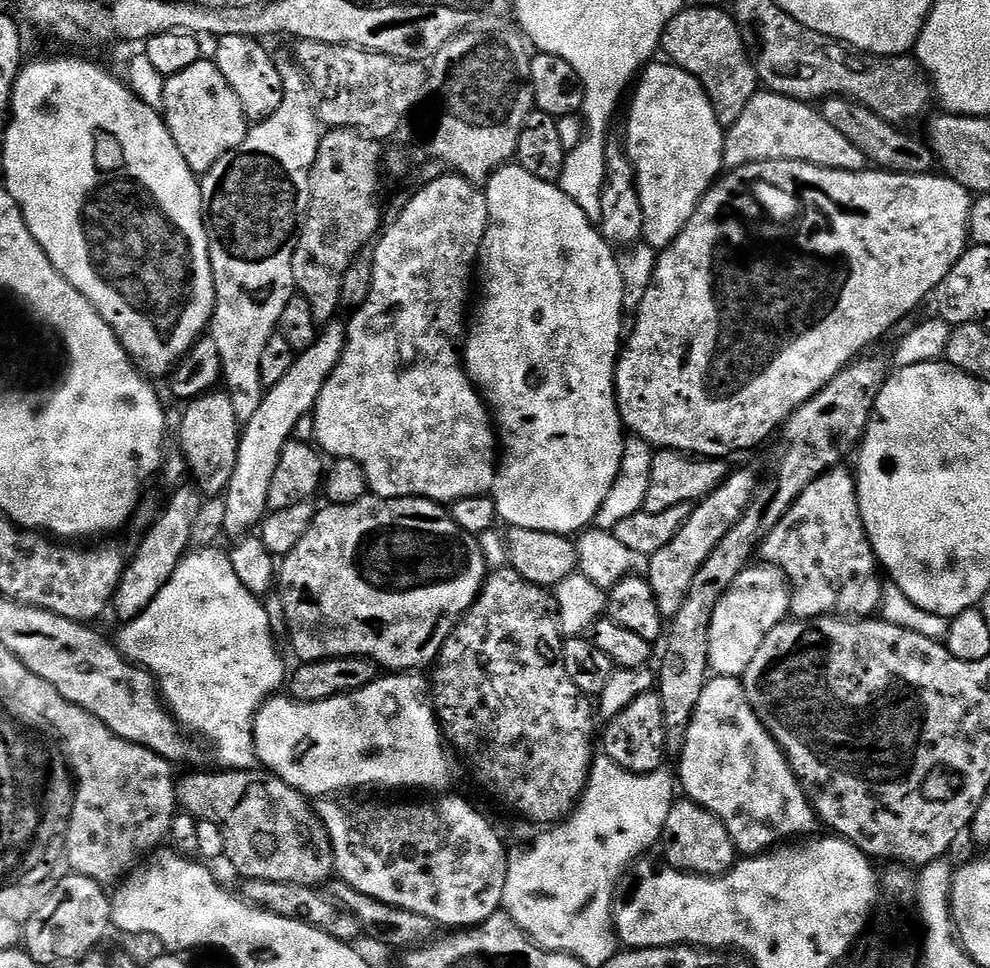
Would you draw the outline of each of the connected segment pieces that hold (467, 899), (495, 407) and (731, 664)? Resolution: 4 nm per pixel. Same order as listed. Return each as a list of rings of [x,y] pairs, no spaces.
[[[333,794],[326,796],[320,799],[317,799],[314,804],[314,811],[317,816],[320,817],[322,826],[326,830],[326,834],[330,838],[330,846],[332,847],[332,863],[334,865],[334,872],[339,879],[344,880],[349,884],[354,890],[358,890],[362,894],[370,894],[370,898],[378,898],[378,902],[386,902],[390,906],[398,906],[399,908],[405,908],[406,910],[414,910],[414,914],[422,914],[422,918],[430,918],[433,920],[437,926],[444,930],[463,930],[465,928],[474,928],[477,924],[486,922],[491,916],[497,915],[501,911],[502,905],[504,903],[504,887],[506,886],[506,874],[508,873],[508,858],[509,858],[509,849],[504,848],[504,844],[500,841],[500,836],[498,833],[492,829],[492,824],[475,808],[472,804],[467,804],[460,796],[444,796],[448,794],[440,794],[437,800],[428,800],[425,804],[379,804],[376,800],[355,800],[355,795],[352,794]]]
[[[509,162],[503,168],[497,168],[486,181],[486,195],[488,197],[488,228],[484,231],[484,240],[480,243],[480,254],[478,257],[478,280],[480,276],[480,305],[476,308],[476,321],[471,321],[470,327],[467,329],[466,335],[462,341],[462,355],[464,358],[464,369],[468,371],[468,378],[471,380],[476,391],[480,393],[485,404],[488,405],[491,415],[494,417],[494,427],[498,433],[498,467],[496,469],[496,481],[490,493],[492,501],[496,504],[496,514],[501,521],[505,520],[505,525],[513,528],[525,528],[526,530],[542,530],[543,532],[553,532],[554,534],[562,534],[563,536],[572,536],[580,534],[593,523],[595,516],[598,514],[599,507],[606,500],[606,496],[610,493],[611,487],[614,486],[615,480],[619,478],[620,463],[622,462],[622,454],[624,441],[626,439],[626,429],[620,422],[620,411],[616,406],[616,362],[620,359],[622,351],[622,333],[626,328],[626,320],[624,317],[626,311],[623,306],[623,276],[619,272],[619,264],[617,255],[614,253],[613,245],[609,244],[603,236],[600,235],[600,229],[591,220],[590,217],[582,210],[582,206],[578,206],[578,202],[574,202],[574,198],[570,198],[564,193],[559,183],[551,180],[543,180],[542,178],[534,178],[534,174],[526,174],[526,170],[522,170],[520,165],[515,162]]]
[[[763,562],[749,566],[734,578],[710,618],[708,666],[717,676],[743,677],[766,634],[782,620],[789,619],[791,593],[788,580],[779,568]]]

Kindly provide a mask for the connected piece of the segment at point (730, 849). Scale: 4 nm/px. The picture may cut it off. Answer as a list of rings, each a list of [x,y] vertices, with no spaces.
[[[680,798],[666,814],[666,826],[662,837],[663,859],[668,867],[680,872],[693,872],[695,876],[721,876],[738,859],[738,853],[726,826],[710,810],[693,800]]]

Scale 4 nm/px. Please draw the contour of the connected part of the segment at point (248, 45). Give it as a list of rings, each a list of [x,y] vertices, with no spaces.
[[[230,34],[219,37],[215,44],[214,63],[218,66],[218,70],[222,70],[222,78],[226,78],[230,90],[234,90],[234,95],[242,104],[244,115],[249,121],[259,122],[274,114],[274,110],[278,110],[284,97],[282,74],[277,57],[272,57],[255,36]]]

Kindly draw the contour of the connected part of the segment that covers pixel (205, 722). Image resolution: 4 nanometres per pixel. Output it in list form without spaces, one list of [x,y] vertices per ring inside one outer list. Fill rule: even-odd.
[[[200,546],[195,550],[189,551],[180,560],[180,565],[174,570],[174,574],[158,590],[156,597],[146,606],[146,610],[139,612],[132,620],[121,623],[120,633],[114,636],[114,643],[119,649],[121,656],[126,660],[131,660],[133,664],[140,665],[141,668],[150,673],[156,679],[156,687],[160,690],[160,695],[168,709],[175,718],[176,723],[189,733],[195,734],[205,745],[212,747],[212,752],[216,755],[216,760],[221,769],[233,772],[250,772],[257,767],[256,747],[252,745],[252,721],[258,705],[265,698],[279,693],[286,684],[286,668],[280,661],[280,652],[276,649],[278,644],[277,637],[272,636],[266,610],[261,601],[246,586],[242,586],[238,574],[234,574],[234,566],[230,562],[228,552],[219,552],[216,546]]]

